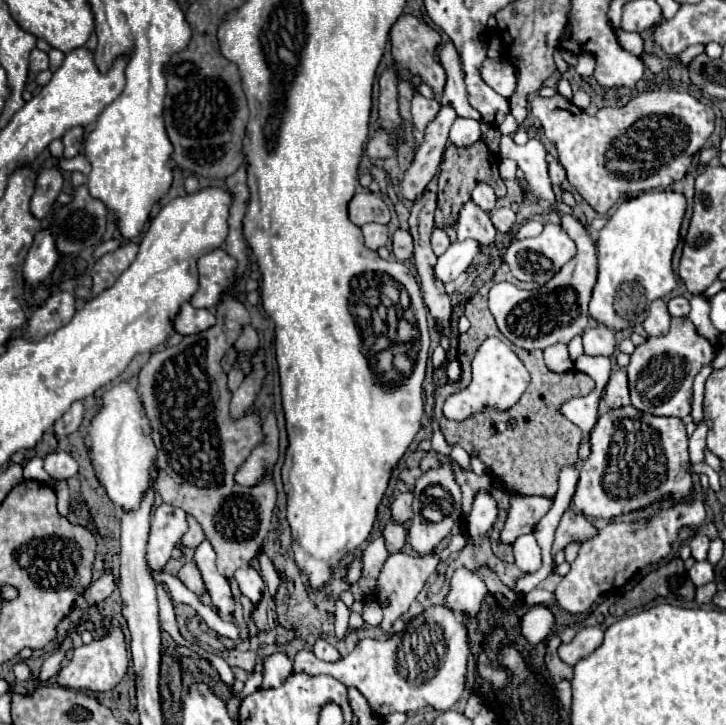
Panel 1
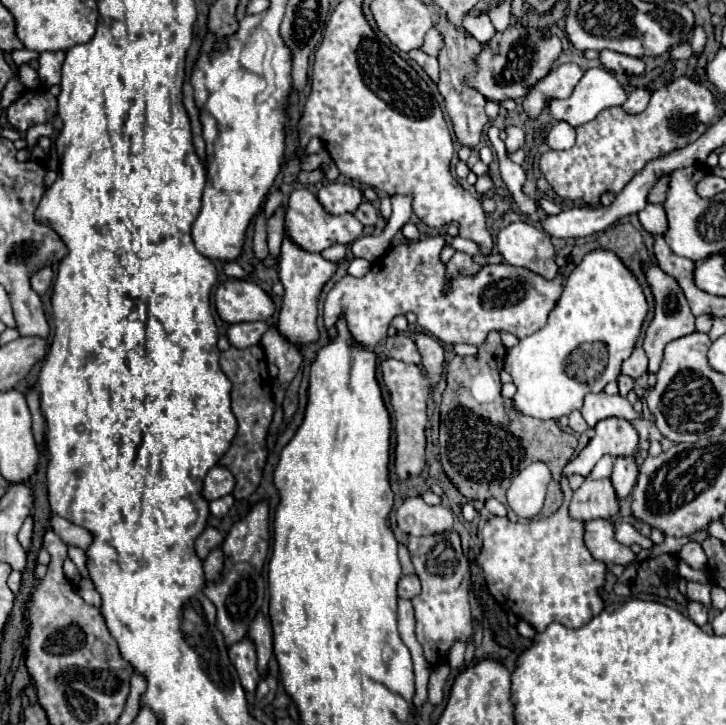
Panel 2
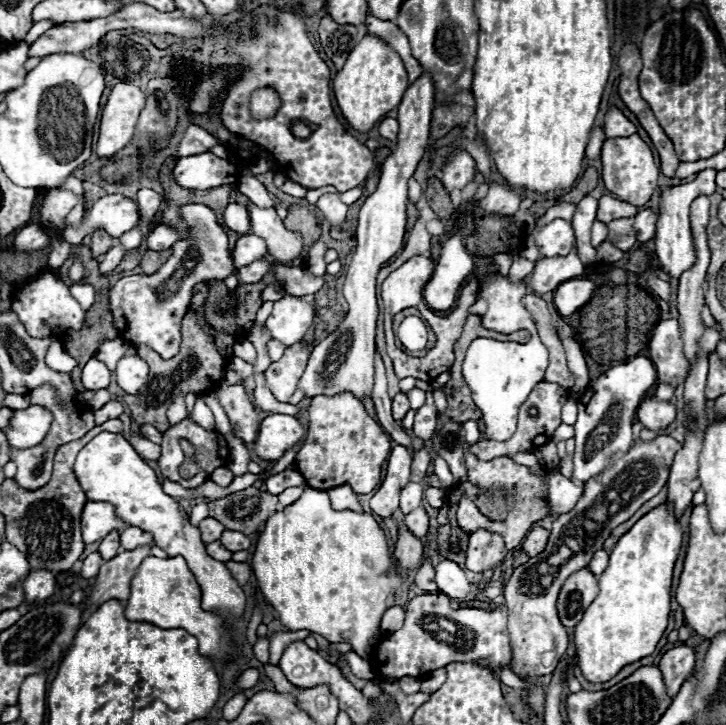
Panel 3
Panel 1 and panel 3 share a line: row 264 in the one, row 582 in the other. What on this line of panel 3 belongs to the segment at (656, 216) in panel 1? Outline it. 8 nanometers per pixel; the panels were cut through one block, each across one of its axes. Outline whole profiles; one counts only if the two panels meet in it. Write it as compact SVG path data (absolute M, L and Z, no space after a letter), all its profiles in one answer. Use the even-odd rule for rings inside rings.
M662 504L648 514L644 514L616 544L610 554L610 564L600 576L600 592L596 600L584 612L584 618L574 628L574 646L576 646L576 664L582 676L592 684L602 684L614 678L624 666L642 660L644 656L656 650L658 640L662 638L668 616L670 616L670 586L672 570L682 546L682 532L678 520L672 516L668 504Z

